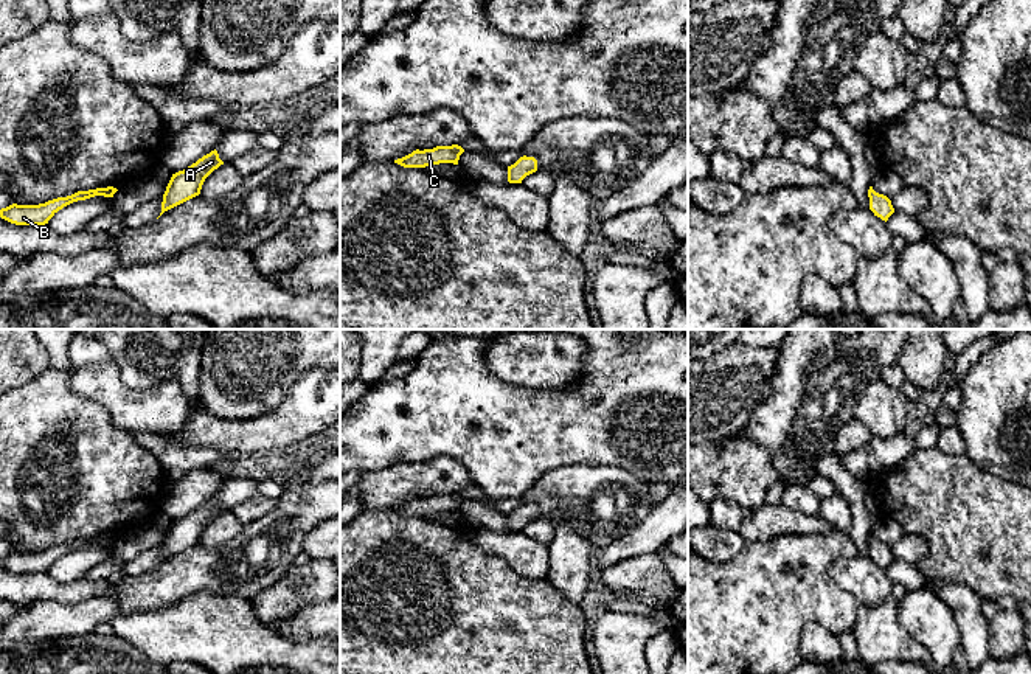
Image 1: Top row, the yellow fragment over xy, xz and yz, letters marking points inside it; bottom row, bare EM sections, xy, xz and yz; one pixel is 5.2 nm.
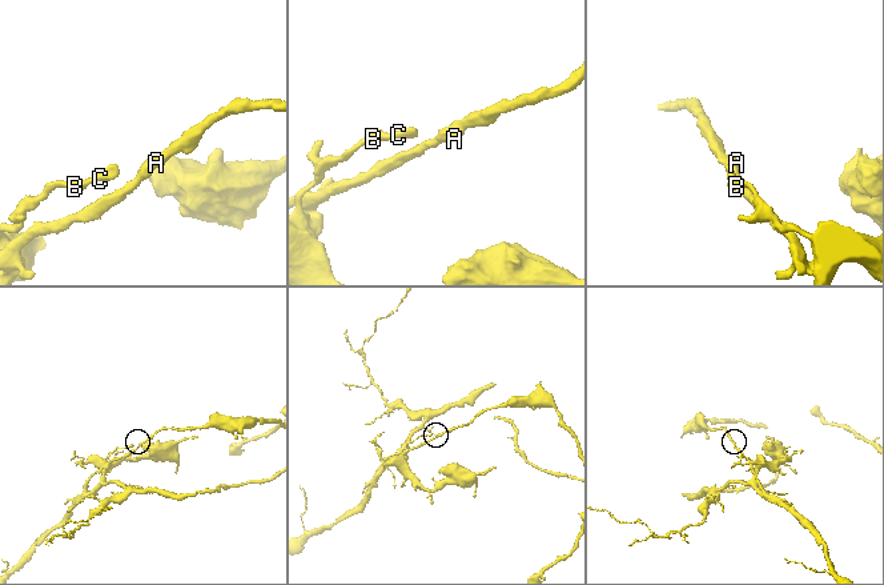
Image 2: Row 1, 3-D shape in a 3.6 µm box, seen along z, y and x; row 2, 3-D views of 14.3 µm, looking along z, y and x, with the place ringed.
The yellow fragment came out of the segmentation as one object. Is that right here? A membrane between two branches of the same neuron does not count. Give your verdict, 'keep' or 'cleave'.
cleave

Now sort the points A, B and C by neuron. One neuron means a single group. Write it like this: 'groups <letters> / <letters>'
groups A / B C

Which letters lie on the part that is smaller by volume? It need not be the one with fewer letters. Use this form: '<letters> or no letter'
A

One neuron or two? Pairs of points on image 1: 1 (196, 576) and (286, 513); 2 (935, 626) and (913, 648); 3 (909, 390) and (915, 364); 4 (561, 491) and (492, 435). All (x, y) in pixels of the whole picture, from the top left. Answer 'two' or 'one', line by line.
1: one
2: two
3: two
4: two

